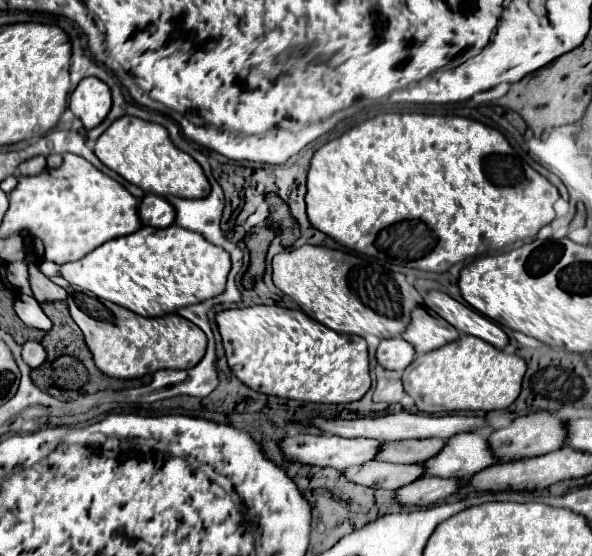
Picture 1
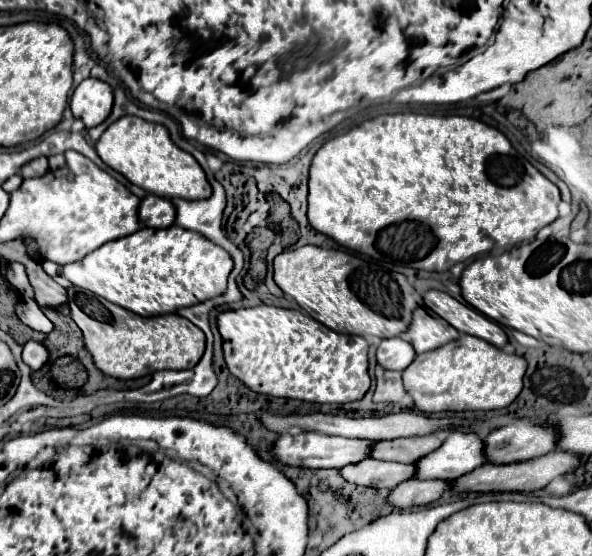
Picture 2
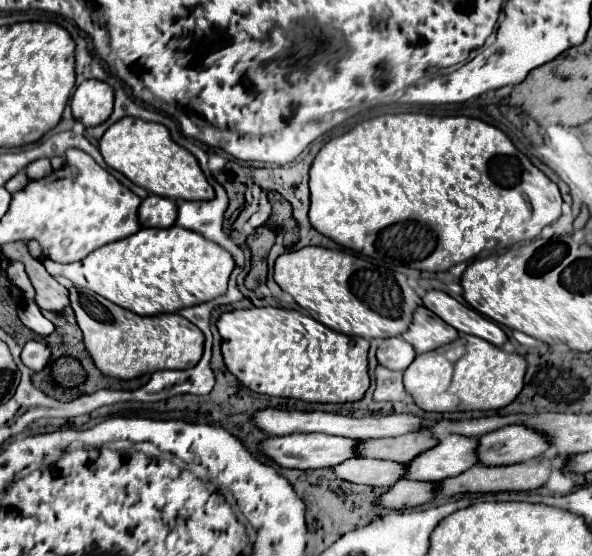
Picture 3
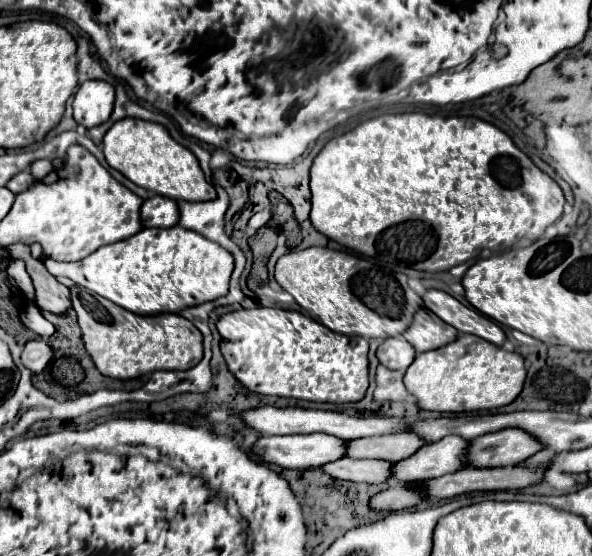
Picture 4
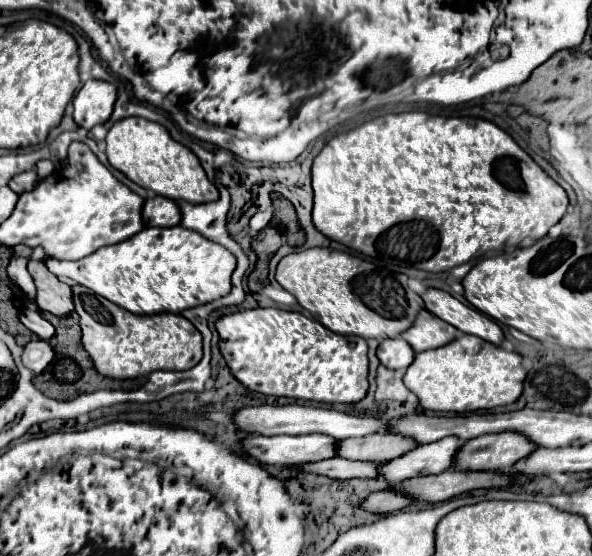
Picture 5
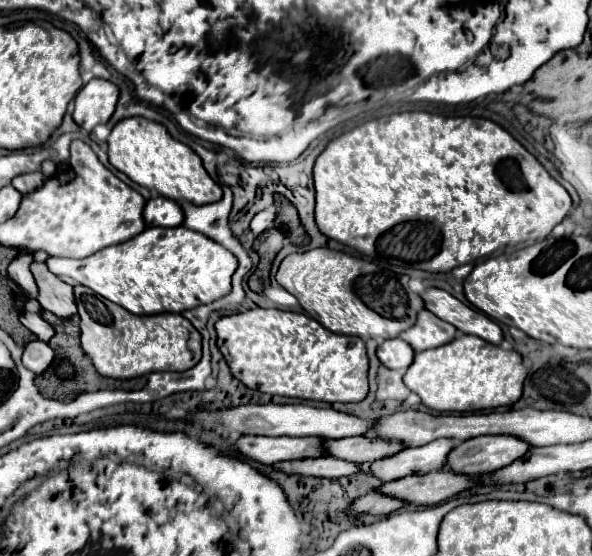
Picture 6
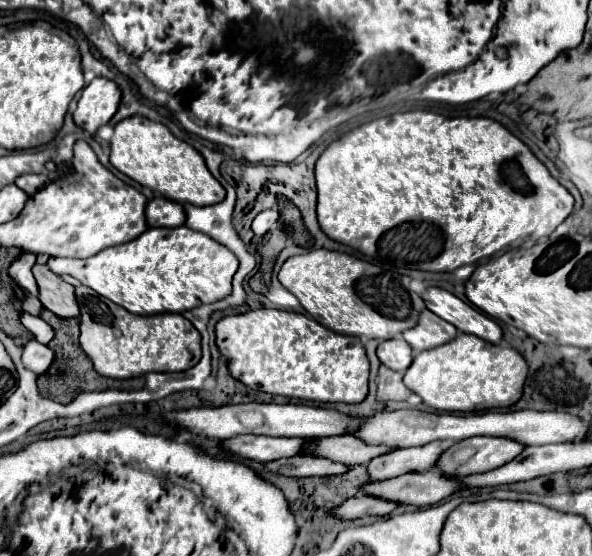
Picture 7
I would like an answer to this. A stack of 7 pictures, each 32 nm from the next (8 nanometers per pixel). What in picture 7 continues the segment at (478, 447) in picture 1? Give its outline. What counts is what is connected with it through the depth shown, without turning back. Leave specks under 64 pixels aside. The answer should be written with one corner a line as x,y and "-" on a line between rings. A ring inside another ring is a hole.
426,444
418,448
396,448
392,452
380,454
368,462
368,476
372,480
386,480
392,476
408,472
430,470
440,458
446,444

